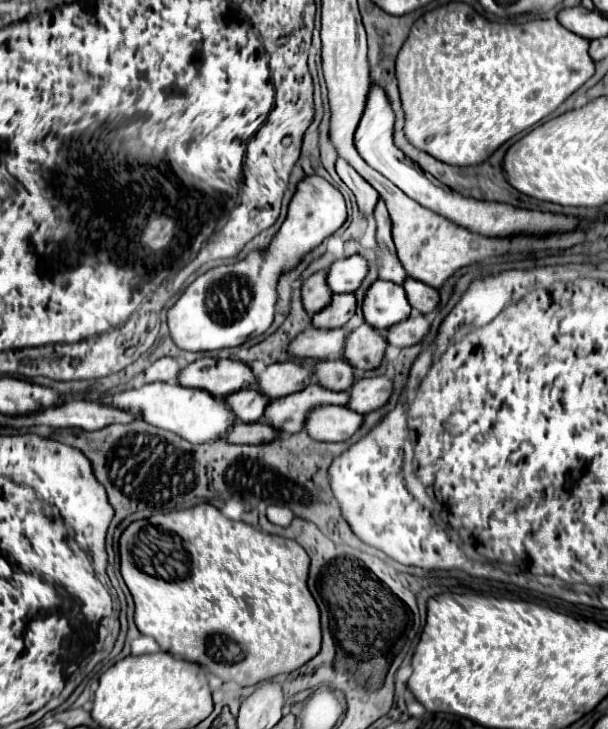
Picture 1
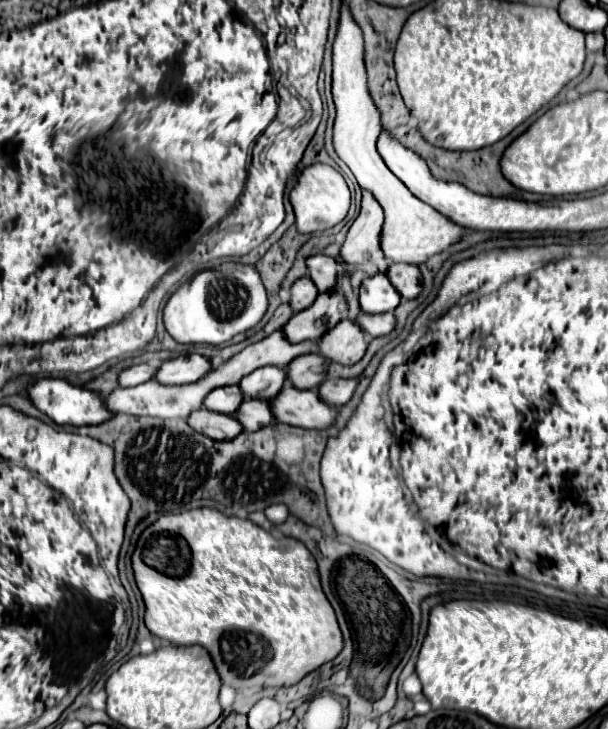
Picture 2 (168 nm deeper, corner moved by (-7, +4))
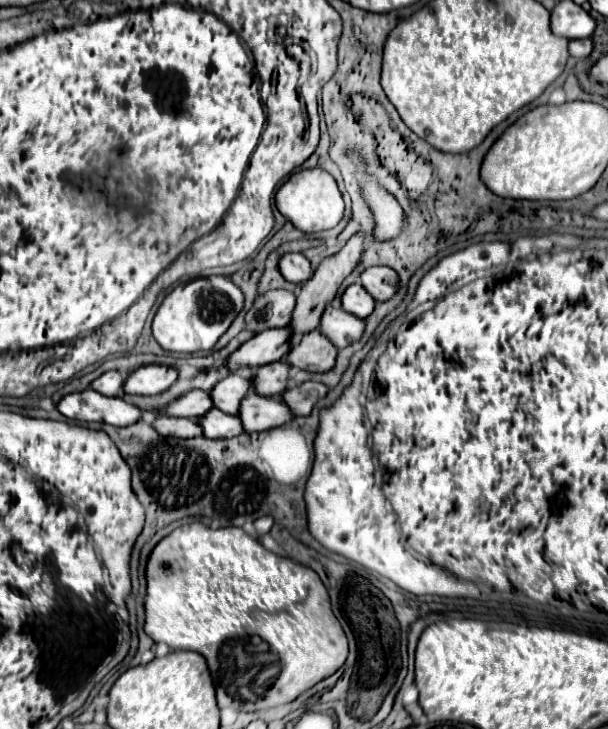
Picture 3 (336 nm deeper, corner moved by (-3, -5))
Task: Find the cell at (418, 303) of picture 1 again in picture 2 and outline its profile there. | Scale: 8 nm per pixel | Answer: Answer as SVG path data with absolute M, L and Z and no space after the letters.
M390 264L386 274L402 298L412 300L412 298L418 298L422 294L422 274L420 274L418 266Z

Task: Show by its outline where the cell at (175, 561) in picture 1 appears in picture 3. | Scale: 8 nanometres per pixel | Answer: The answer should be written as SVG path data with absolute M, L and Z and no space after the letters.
M190 523L190 525L182 525L182 527L174 529L168 537L164 537L154 547L154 551L148 559L148 565L146 565L146 581L148 581L148 595L146 595L146 603L144 603L144 607L146 607L146 625L144 625L146 633L156 643L166 643L172 649L196 651L196 653L206 657L208 669L212 673L214 687L216 687L218 707L232 707L236 711L258 711L258 709L268 709L268 707L290 703L300 693L308 691L310 687L314 687L322 679L336 673L346 661L348 641L346 641L346 635L344 635L340 621L334 617L334 613L330 609L330 597L328 597L326 587L322 585L320 577L312 569L308 569L292 559L278 557L272 551L264 549L254 537L244 533L244 529L240 529L240 527L210 529L202 523Z

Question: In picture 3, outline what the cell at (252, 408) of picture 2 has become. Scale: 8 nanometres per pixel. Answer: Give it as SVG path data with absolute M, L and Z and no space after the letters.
M210 409L202 417L198 417L198 425L202 427L202 435L208 439L230 439L242 433L240 419L236 419L236 415L224 415L216 409Z

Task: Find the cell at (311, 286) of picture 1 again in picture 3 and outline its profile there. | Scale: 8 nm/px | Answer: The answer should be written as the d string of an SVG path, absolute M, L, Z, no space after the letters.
M284 289L266 291L256 297L254 305L244 311L244 323L248 331L260 333L266 329L286 327L292 307L296 305L296 295Z

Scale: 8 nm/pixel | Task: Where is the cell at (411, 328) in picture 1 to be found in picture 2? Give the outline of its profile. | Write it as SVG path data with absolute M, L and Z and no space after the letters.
M392 312L388 314L362 314L358 318L358 324L362 326L362 330L370 336L370 338L378 338L378 336L388 336L394 328L396 328L396 316Z

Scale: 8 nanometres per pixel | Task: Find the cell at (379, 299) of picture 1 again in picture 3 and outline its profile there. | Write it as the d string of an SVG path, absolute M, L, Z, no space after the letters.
M354 283L342 293L342 309L364 319L372 313L374 299L360 287L360 283Z

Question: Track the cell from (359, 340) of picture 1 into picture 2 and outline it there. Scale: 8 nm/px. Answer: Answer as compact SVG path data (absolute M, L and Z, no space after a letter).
M342 320L318 342L320 354L340 364L356 364L368 350L368 338L364 330L352 320Z

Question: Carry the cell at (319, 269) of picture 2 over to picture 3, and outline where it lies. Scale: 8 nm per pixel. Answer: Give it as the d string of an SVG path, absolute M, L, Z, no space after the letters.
M286 253L278 261L280 275L290 283L304 283L308 275L312 275L310 261L302 253Z

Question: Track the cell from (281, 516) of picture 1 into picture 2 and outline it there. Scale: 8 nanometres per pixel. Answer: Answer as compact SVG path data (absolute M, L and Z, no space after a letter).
M272 504L272 506L268 506L268 508L264 510L264 514L266 514L266 518L268 518L272 524L282 524L282 522L286 522L286 518L290 516L290 510L288 510L288 506L284 506L284 504Z

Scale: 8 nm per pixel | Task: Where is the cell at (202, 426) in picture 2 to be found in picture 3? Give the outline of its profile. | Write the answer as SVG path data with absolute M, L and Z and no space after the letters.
M156 417L154 429L166 437L196 437L202 435L196 419L180 419L180 417Z

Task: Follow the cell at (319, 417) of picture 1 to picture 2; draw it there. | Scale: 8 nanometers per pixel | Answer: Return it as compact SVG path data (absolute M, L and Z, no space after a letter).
M292 384L284 386L284 394L278 394L278 398L272 400L272 410L274 410L274 416L278 422L298 426L298 428L310 428L310 430L326 430L326 428L334 426L336 416L340 412L340 408L322 402L318 390L298 390Z

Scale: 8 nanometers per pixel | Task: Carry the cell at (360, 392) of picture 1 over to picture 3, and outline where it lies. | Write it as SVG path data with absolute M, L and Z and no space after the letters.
M304 381L298 387L286 389L282 393L284 405L292 411L292 415L310 415L312 407L328 393L328 387L316 381Z

